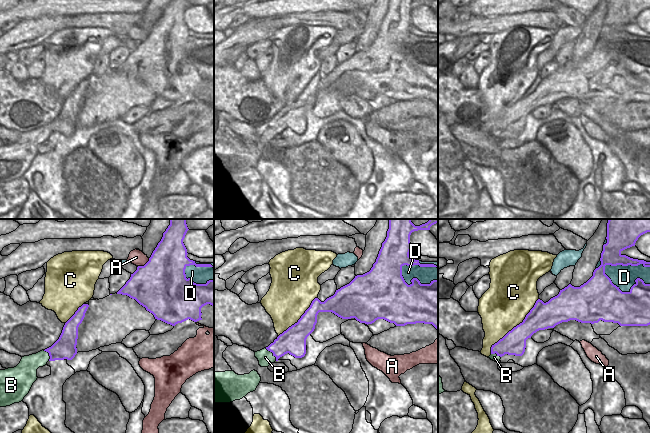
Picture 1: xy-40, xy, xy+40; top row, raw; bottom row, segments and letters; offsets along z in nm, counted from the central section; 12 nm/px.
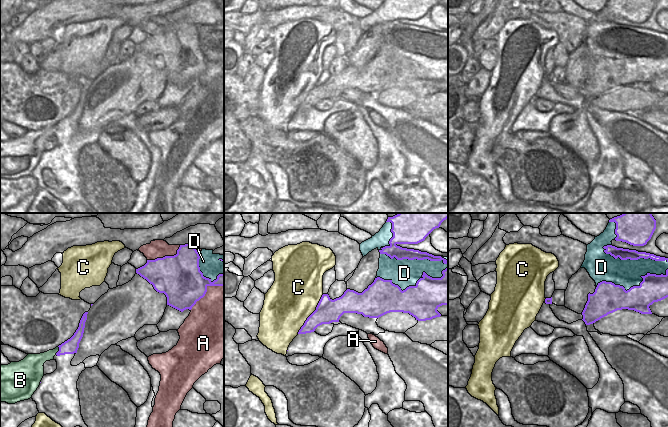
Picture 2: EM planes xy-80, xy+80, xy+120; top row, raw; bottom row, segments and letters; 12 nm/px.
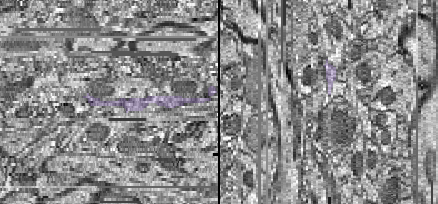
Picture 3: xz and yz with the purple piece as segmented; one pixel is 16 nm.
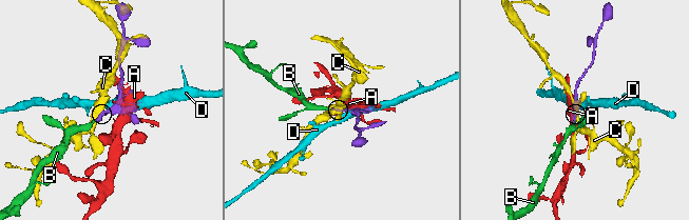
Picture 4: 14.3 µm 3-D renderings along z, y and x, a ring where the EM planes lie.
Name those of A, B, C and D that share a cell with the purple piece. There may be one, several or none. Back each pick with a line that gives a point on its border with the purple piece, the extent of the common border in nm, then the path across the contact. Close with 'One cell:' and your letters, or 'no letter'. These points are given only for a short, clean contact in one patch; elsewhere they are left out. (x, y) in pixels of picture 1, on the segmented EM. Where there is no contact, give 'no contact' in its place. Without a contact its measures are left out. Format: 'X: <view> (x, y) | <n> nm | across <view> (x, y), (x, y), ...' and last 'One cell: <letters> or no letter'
B: xy (272, 352) | 220 nm
One cell: B

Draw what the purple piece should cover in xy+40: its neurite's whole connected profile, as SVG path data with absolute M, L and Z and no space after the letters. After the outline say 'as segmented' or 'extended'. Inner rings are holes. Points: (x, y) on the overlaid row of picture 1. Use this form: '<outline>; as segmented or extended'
M609 219L607 223L607 243L603 245L600 258L601 265L594 270L593 276L580 287L569 284L546 303L538 299L523 322L492 345L491 355L488 358L498 363L505 354L522 356L526 349L526 340L531 338L534 333L539 330L554 328L556 325L570 320L591 324L602 320L618 323L620 326L650 325L650 284L645 284L642 279L637 278L629 292L622 292L605 274L606 265L638 266L642 264L644 267L650 267L650 262L621 254L623 250L635 246L638 238L647 232L650 232L650 219Z; extended

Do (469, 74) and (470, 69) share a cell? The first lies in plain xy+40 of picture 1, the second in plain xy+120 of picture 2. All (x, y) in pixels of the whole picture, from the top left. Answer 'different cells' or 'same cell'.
different cells

